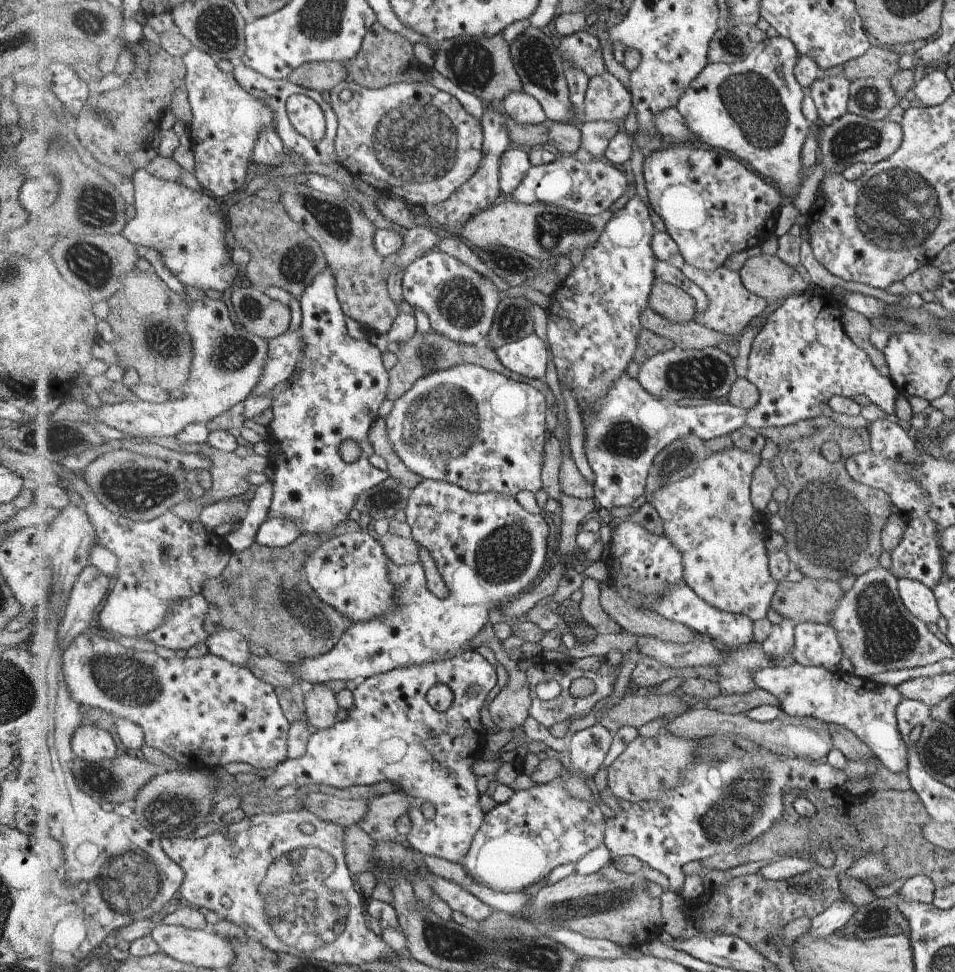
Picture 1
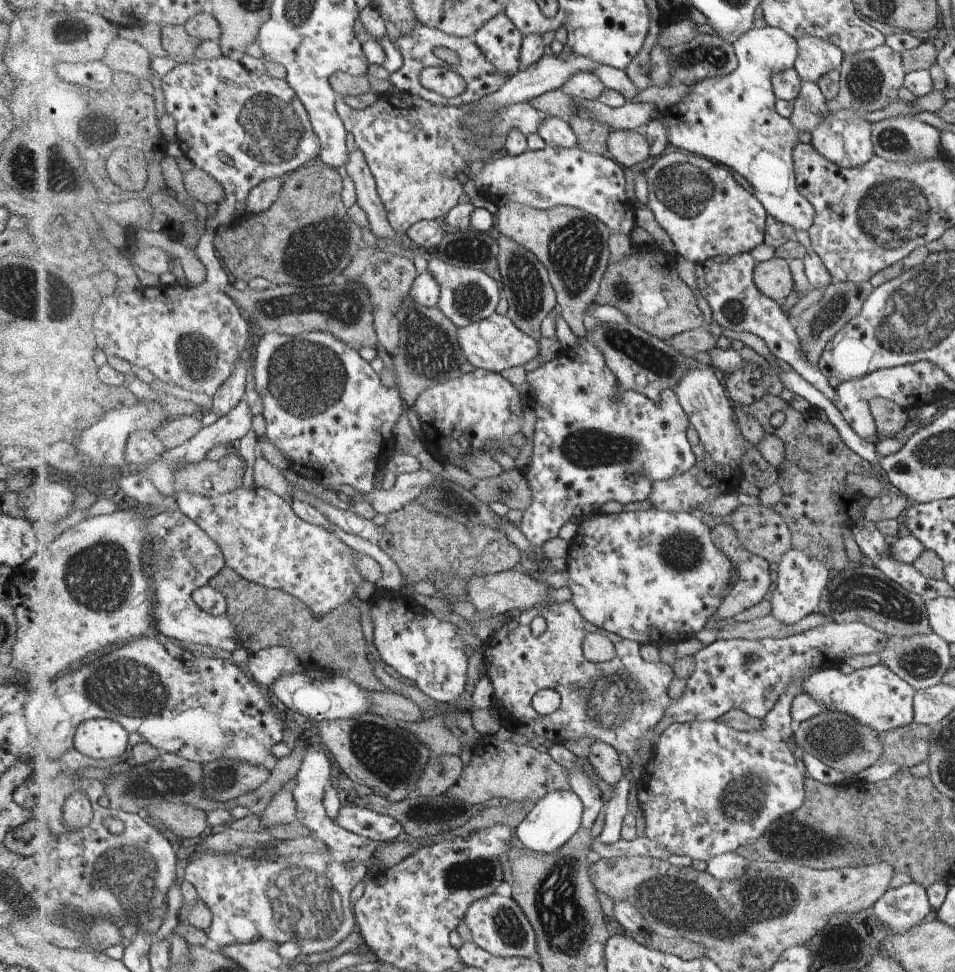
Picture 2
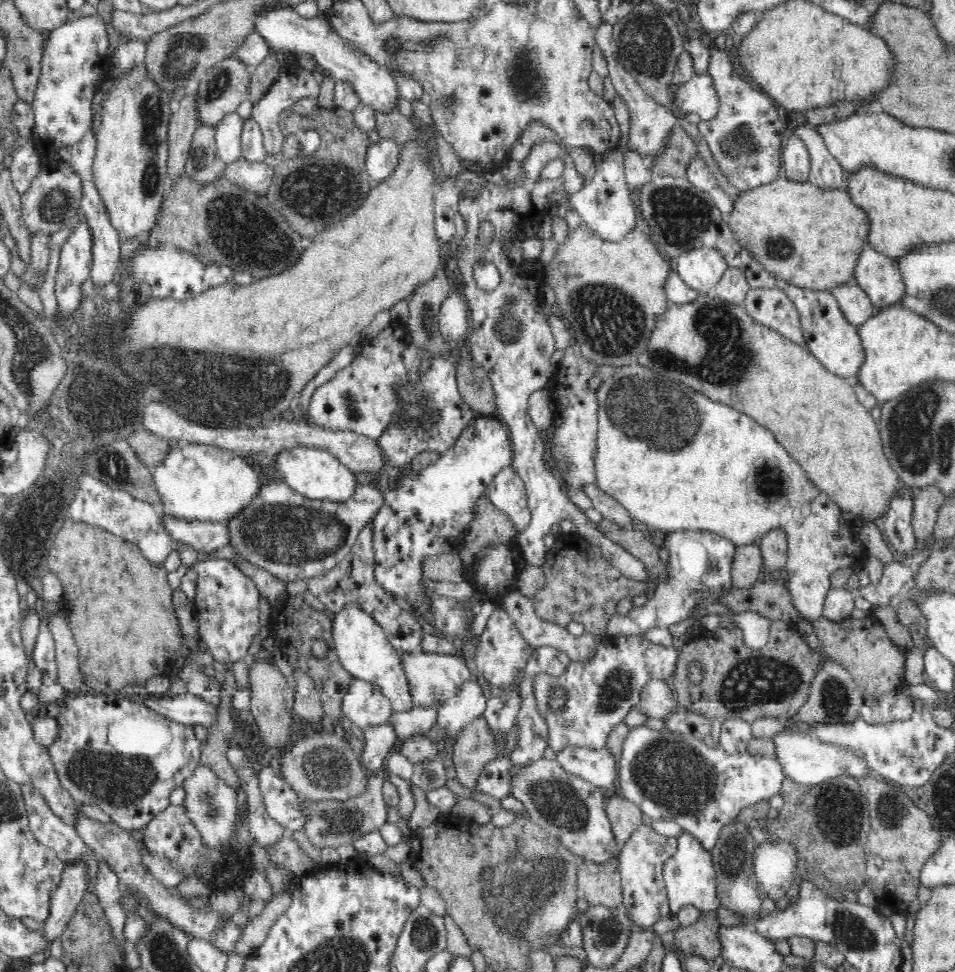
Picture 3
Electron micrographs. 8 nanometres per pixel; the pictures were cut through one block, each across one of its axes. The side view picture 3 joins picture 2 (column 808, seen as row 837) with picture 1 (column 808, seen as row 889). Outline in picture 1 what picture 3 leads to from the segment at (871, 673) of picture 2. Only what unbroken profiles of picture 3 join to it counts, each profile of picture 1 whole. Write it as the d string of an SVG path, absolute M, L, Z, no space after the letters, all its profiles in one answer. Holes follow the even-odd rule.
M793 663L789 668L783 666L767 667L757 670L753 674L757 686L763 690L769 690L777 696L783 713L793 717L815 717L823 722L846 726L861 738L875 753L881 767L893 776L906 768L906 744L905 739L897 732L895 722L895 706L902 699L899 690L891 685L882 685L875 681L862 679L855 674L840 671L830 671L823 667L803 666L801 663Z

